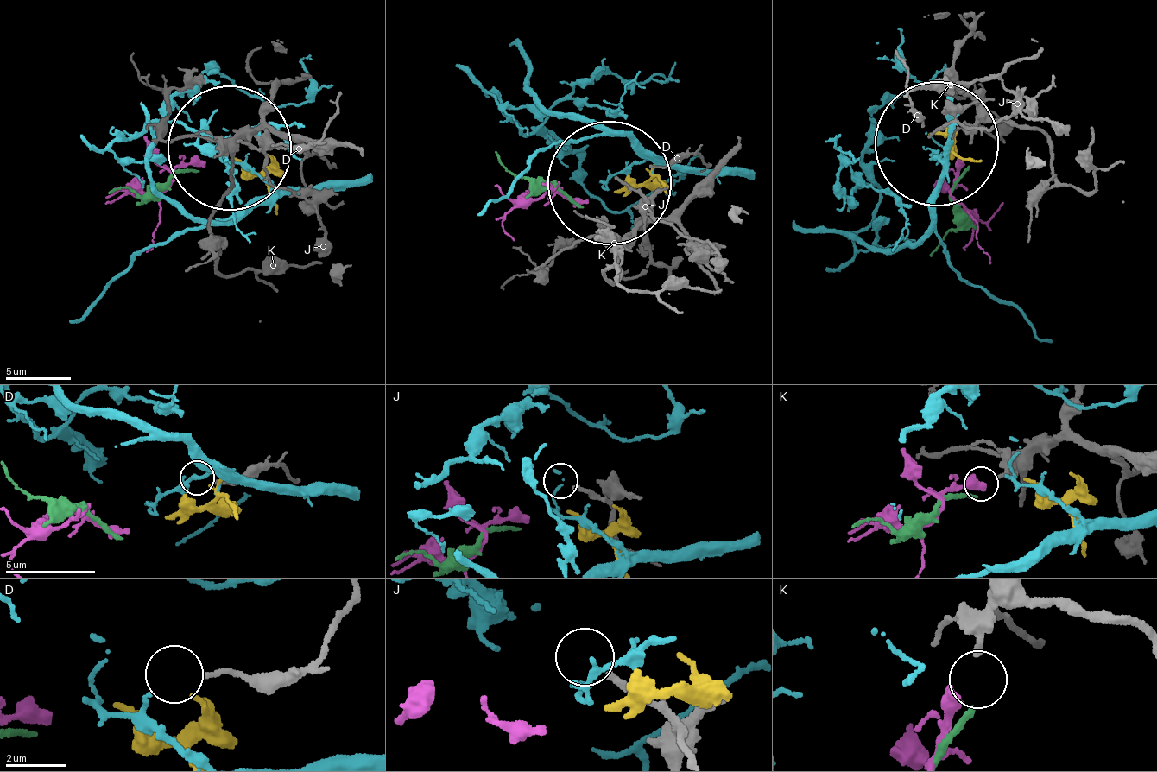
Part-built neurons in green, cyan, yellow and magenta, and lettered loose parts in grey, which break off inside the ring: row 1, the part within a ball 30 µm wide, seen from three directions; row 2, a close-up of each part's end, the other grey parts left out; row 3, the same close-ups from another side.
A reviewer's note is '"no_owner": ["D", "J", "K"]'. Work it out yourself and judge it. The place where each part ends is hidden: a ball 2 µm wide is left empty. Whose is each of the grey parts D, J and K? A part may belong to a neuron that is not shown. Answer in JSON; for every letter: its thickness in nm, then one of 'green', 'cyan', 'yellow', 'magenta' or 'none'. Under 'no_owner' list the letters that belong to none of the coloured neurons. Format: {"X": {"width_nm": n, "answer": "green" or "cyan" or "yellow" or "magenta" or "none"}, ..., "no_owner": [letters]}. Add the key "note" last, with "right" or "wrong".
{"D": {"width_nm": 170, "answer": "none"}, "J": {"width_nm": 200, "answer": "none"}, "K": {"width_nm": 260, "answer": "magenta"}, "no_owner": ["D", "J"], "note": "wrong"}

